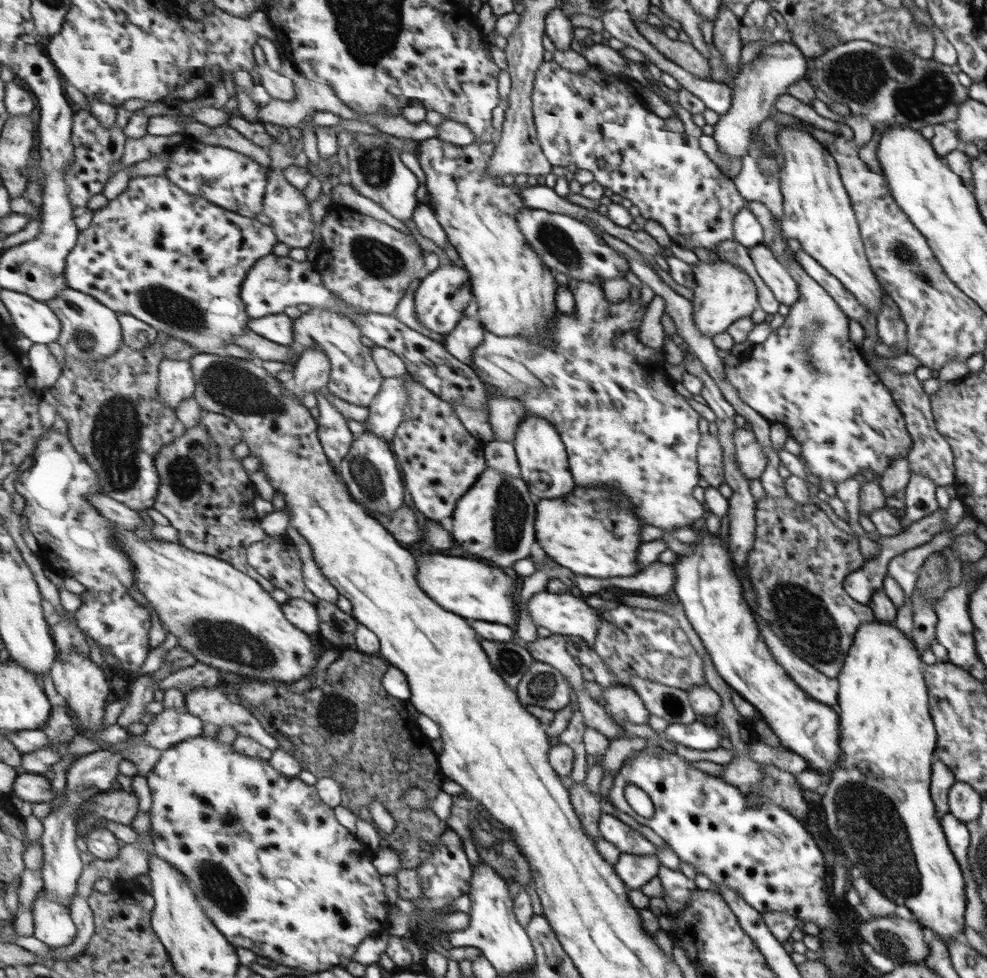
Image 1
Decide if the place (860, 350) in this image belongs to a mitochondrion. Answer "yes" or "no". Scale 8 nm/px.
no

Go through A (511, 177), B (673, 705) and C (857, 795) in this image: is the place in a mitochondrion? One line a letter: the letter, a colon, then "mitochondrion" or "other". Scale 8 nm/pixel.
A: other
B: mitochondrion
C: mitochondrion

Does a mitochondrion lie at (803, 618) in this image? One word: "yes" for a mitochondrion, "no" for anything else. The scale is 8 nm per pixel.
yes

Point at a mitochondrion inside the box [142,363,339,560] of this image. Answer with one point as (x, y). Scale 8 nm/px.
(185, 470)

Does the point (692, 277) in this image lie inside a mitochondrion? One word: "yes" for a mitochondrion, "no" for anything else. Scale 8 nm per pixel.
no

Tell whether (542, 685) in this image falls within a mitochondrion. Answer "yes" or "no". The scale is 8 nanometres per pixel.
yes

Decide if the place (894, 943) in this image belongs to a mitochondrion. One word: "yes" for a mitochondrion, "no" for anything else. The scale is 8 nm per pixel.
yes

